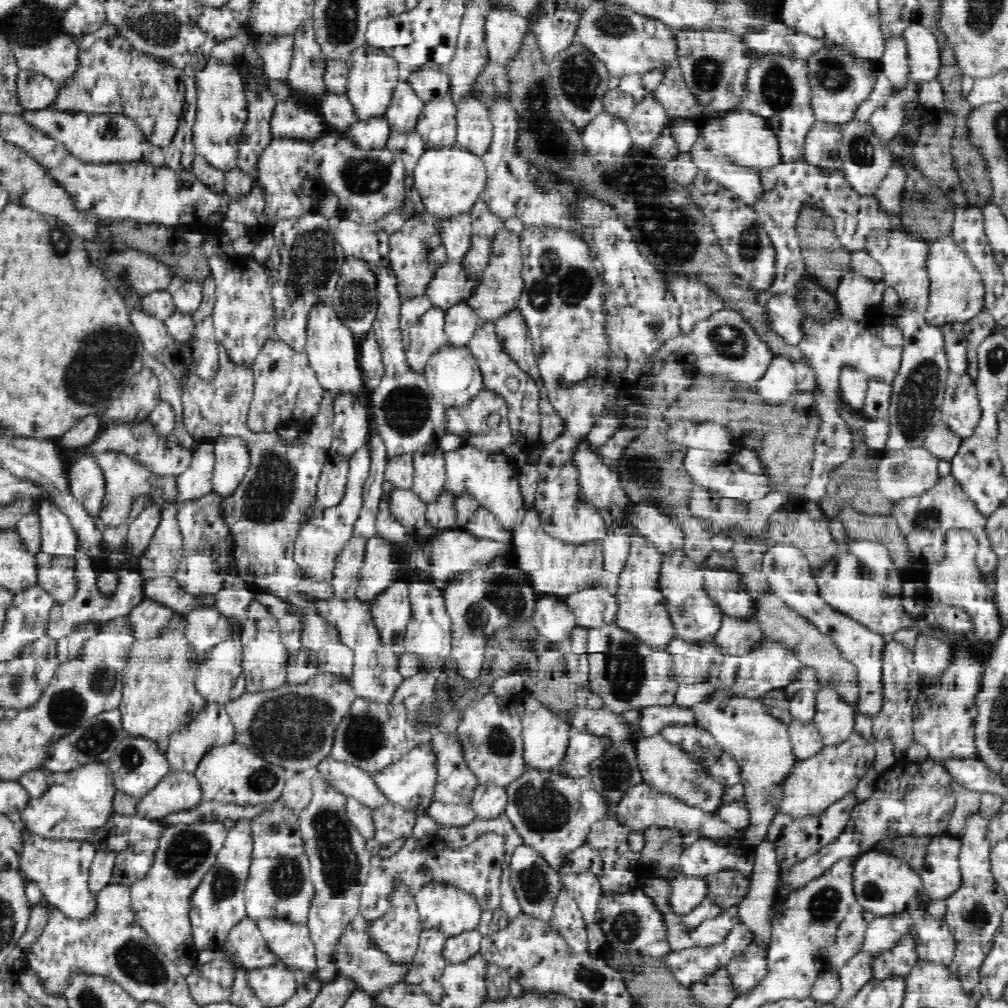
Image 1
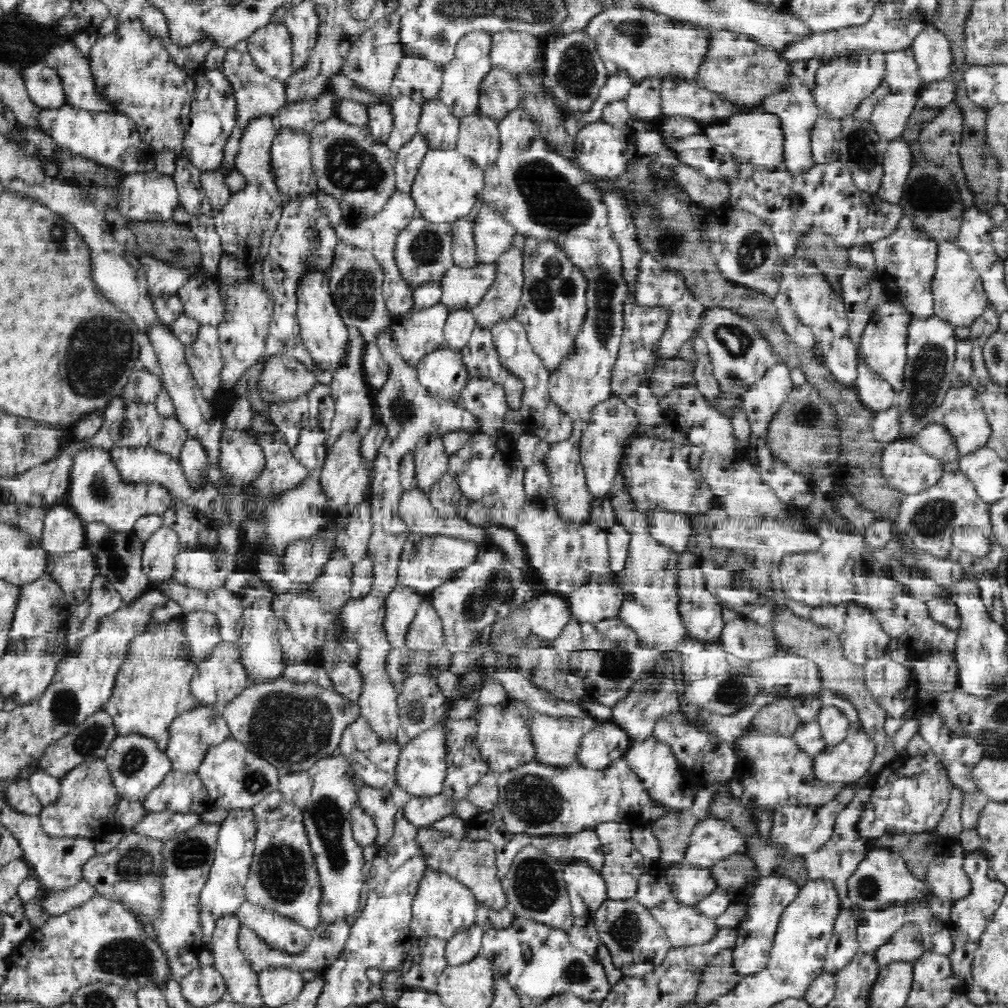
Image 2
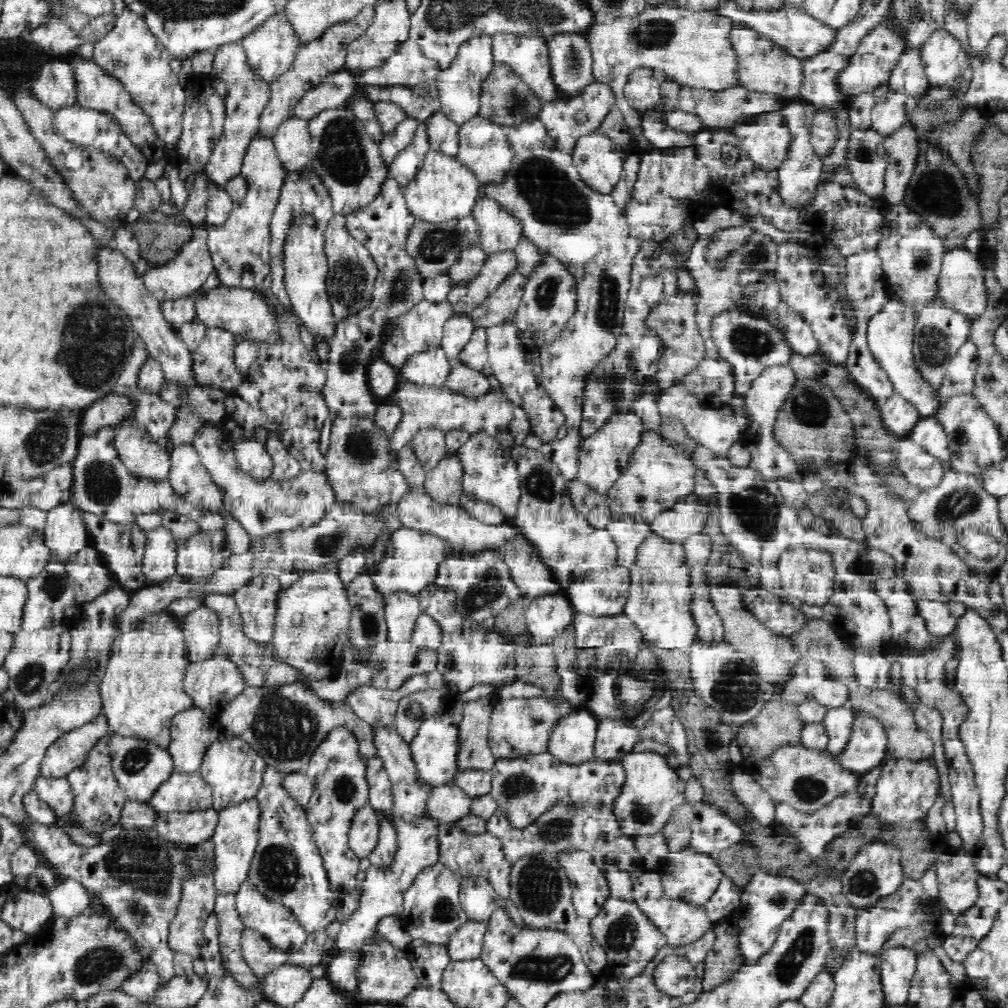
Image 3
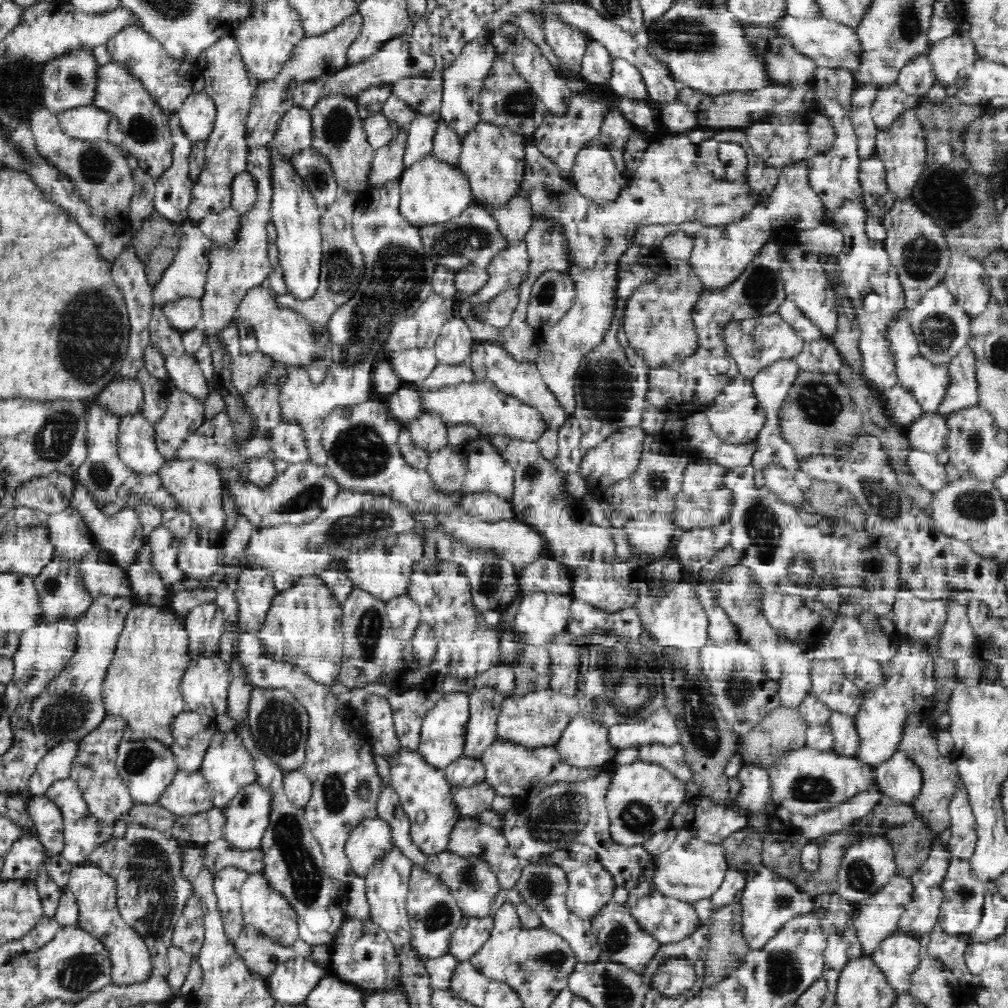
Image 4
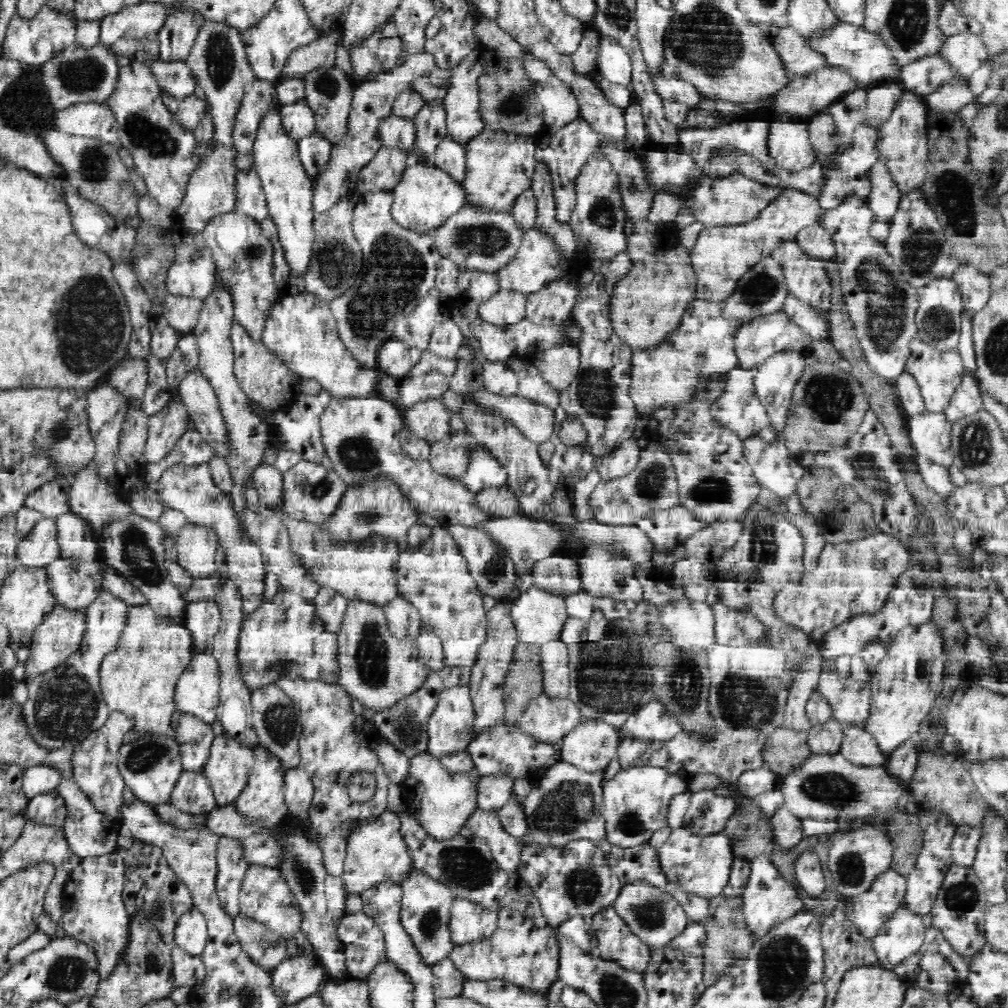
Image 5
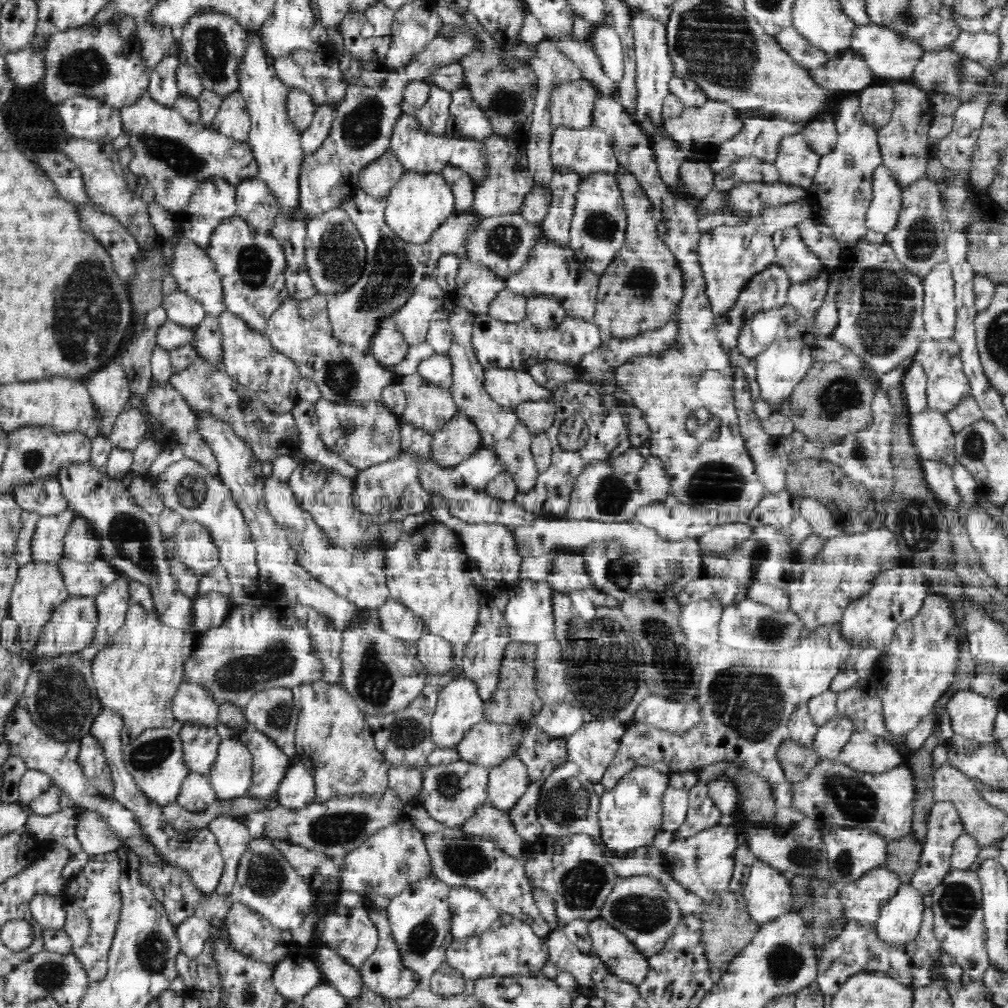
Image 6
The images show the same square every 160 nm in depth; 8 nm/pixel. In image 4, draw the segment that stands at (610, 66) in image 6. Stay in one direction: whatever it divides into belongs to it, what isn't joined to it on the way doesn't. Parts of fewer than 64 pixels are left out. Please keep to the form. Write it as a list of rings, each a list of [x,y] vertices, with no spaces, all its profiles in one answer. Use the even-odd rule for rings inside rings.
[[[623,59],[613,63],[611,88],[614,98],[632,101],[648,101],[651,97],[645,84],[644,75],[637,67]]]

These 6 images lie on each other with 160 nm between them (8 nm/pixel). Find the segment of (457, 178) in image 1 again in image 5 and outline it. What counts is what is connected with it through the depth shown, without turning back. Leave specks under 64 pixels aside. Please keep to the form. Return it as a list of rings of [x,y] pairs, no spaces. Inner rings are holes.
[[[431,162],[407,166],[403,176],[392,190],[394,191],[392,217],[400,226],[415,230],[418,233],[428,234],[432,229],[442,226],[462,207],[468,205],[462,183]]]

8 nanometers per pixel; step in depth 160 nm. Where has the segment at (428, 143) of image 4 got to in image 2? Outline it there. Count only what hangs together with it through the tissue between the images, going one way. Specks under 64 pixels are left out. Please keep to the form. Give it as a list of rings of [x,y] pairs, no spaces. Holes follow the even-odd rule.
[[[416,133],[397,150],[395,176],[398,191],[411,192],[414,177],[418,174],[418,168],[428,149],[426,139],[421,134]]]

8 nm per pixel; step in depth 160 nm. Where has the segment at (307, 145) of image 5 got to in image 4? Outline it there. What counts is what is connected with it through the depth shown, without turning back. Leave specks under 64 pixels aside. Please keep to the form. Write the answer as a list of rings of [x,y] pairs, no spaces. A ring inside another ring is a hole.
[[[313,148],[304,150],[290,159],[290,165],[313,194],[314,202],[321,211],[327,210],[337,201],[340,190],[331,173],[330,165]]]

